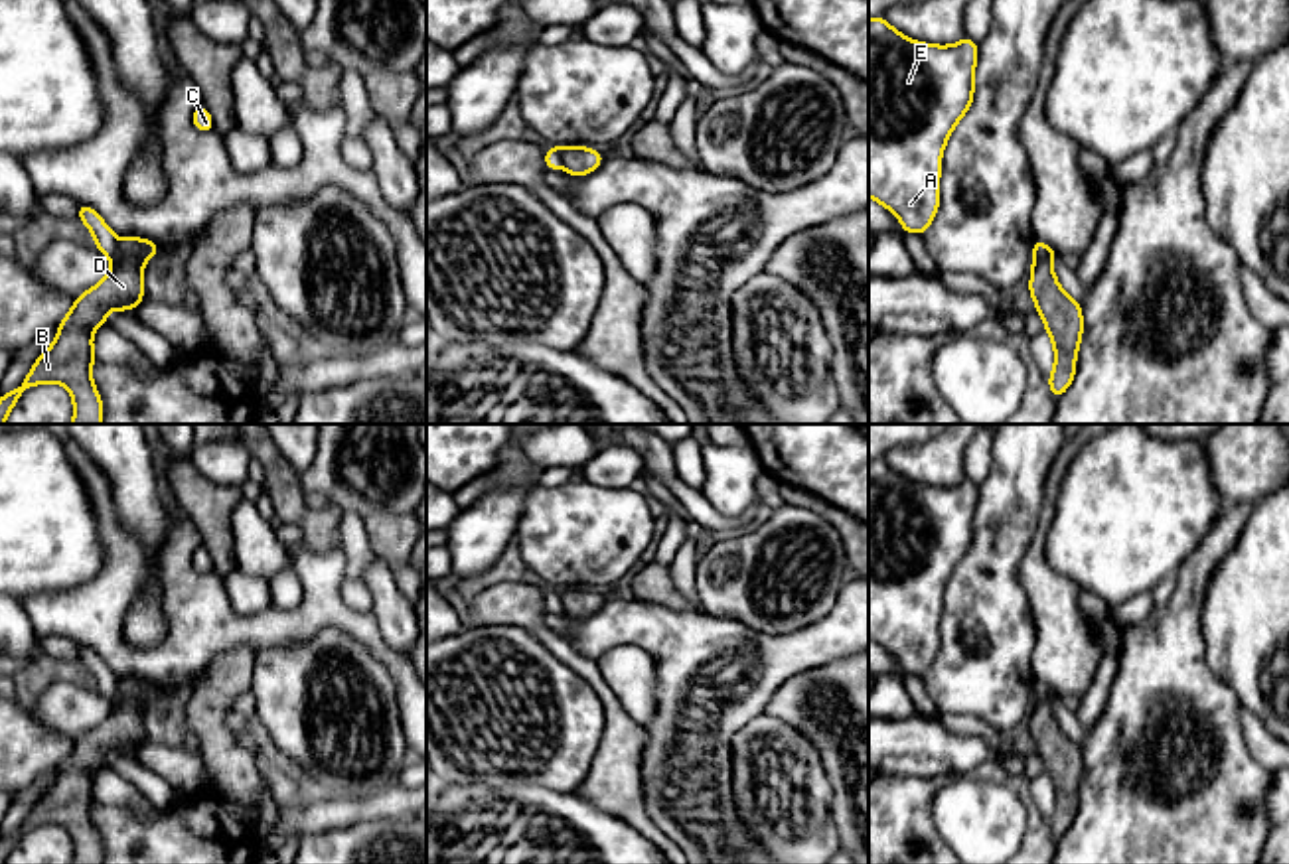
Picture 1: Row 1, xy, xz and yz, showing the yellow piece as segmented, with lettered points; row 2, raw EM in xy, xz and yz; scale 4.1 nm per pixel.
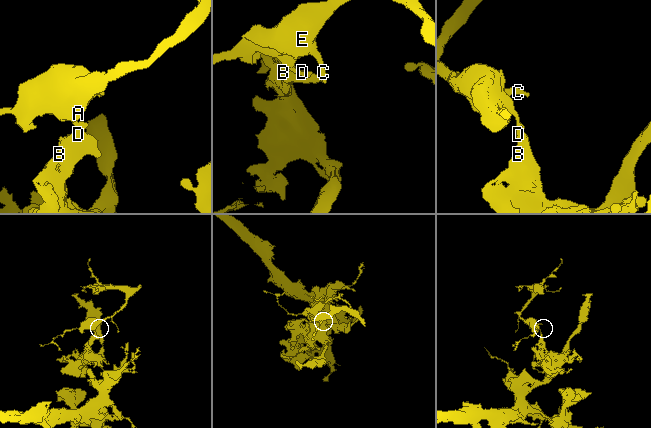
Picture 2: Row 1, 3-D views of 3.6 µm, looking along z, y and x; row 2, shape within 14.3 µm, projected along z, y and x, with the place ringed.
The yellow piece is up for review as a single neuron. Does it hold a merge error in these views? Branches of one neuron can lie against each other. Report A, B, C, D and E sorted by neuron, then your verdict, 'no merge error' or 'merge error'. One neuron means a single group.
A C E / B D | merge error

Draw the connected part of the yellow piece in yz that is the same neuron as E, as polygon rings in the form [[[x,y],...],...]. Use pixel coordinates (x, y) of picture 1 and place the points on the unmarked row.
[[[882,458],[869,460],[869,639],[892,653],[904,675],[924,677],[940,651],[942,594],[973,544],[979,487],[963,479],[953,487],[908,481]]]

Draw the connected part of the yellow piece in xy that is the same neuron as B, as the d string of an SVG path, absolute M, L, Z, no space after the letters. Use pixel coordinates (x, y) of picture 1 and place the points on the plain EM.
M148 681L118 683L118 700L111 714L97 728L77 738L73 750L55 769L55 783L36 801L24 825L0 838L0 864L6 864L30 828L43 825L63 827L71 834L71 864L103 864L103 842L91 817L97 803L93 771L107 767L105 759L111 752L132 754L144 746L144 704L160 694L160 688Z

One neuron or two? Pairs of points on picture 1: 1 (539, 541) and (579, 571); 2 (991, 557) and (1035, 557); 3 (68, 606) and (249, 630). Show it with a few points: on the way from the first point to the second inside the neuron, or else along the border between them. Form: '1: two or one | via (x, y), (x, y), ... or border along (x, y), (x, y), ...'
1: one | via (549, 541), (569, 561)
2: two | border along (1039, 513), (1017, 571), (1029, 602)
3: one | via (113, 646), (125, 657), (176, 657), (204, 630)

